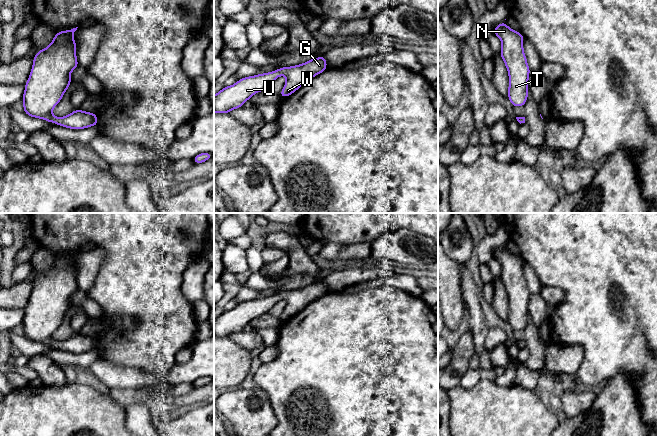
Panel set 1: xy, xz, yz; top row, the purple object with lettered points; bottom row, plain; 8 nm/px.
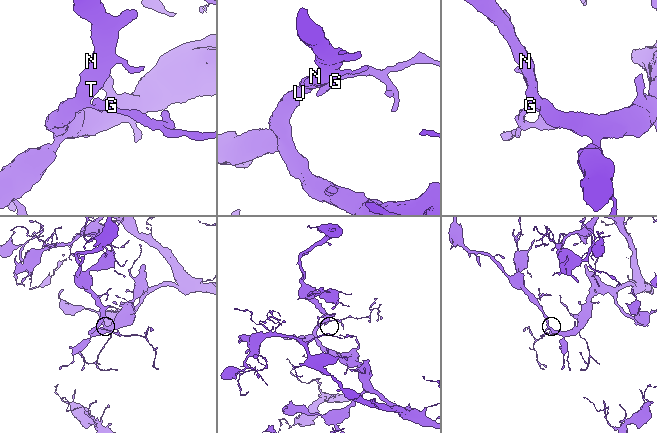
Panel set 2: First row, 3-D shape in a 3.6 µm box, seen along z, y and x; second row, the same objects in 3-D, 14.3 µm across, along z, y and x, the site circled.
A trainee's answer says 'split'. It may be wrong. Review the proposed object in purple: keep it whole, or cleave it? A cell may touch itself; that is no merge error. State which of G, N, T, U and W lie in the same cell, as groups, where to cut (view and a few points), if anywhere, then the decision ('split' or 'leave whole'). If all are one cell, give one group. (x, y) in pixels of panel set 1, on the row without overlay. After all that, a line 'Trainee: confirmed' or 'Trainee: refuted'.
G N T U W; no cut; leave whole
Trainee: refuted

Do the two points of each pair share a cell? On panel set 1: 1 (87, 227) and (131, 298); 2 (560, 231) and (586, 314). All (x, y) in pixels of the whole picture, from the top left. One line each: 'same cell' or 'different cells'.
1: same cell
2: same cell

